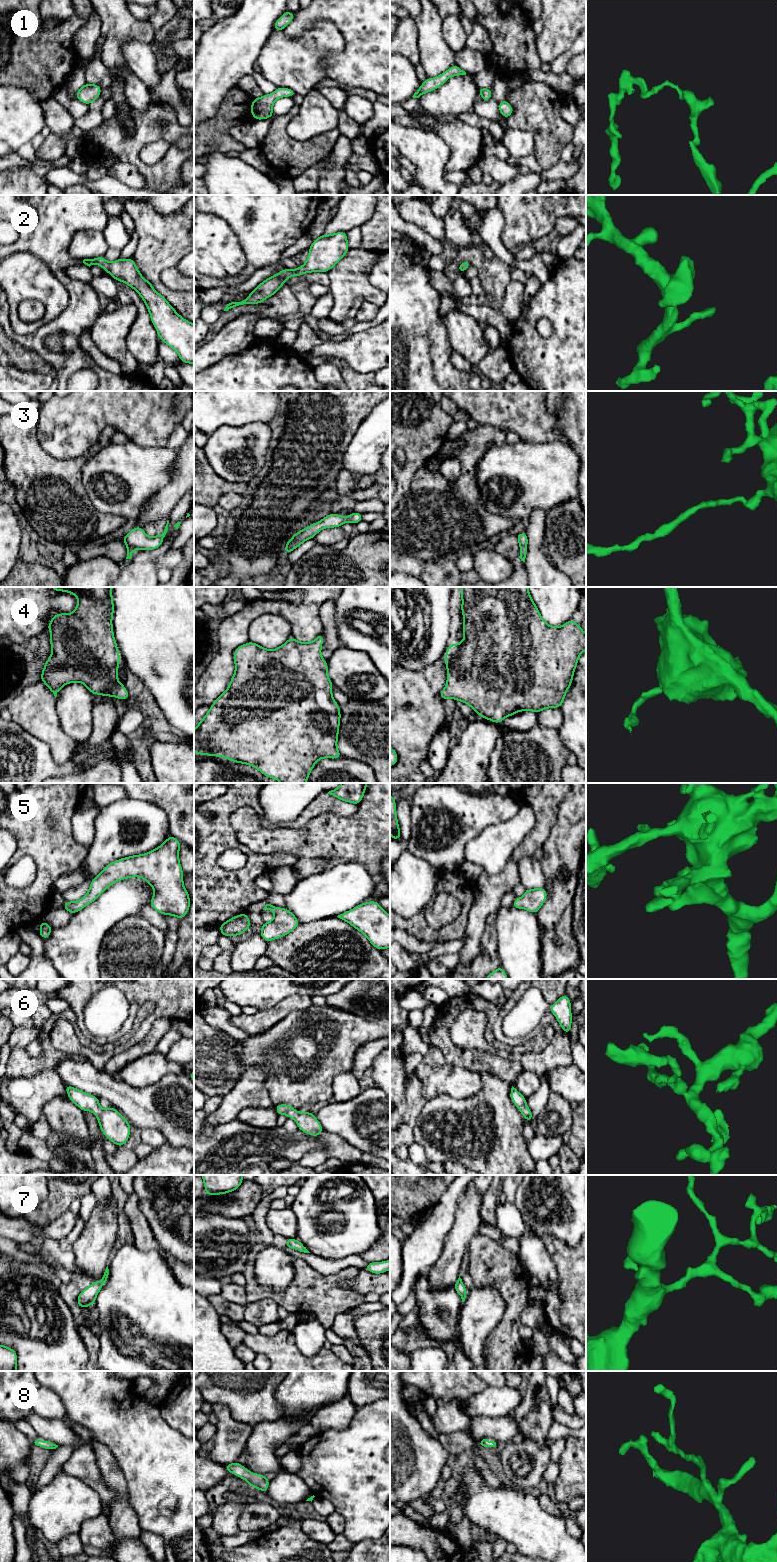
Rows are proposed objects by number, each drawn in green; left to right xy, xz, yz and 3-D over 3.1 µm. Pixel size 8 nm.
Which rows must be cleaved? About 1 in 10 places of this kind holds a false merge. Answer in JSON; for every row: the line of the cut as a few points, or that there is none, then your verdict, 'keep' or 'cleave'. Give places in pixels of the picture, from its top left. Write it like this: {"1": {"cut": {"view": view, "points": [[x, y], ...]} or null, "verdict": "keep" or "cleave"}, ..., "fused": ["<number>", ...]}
{"1": {"cut": null, "verdict": "keep"}, "2": {"cut": null, "verdict": "keep"}, "3": {"cut": null, "verdict": "keep"}, "4": {"cut": null, "verdict": "keep"}, "5": {"cut": null, "verdict": "keep"}, "6": {"cut": null, "verdict": "keep"}, "7": {"cut": null, "verdict": "keep"}, "8": {"cut": null, "verdict": "keep"}, "fused": []}

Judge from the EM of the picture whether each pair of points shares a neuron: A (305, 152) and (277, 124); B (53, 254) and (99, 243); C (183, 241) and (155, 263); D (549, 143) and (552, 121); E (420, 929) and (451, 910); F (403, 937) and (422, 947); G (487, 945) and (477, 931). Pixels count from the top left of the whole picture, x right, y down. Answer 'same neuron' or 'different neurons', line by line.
A: same neuron
B: different neurons
C: same neuron
D: same neuron
E: different neurons
F: same neuron
G: different neurons

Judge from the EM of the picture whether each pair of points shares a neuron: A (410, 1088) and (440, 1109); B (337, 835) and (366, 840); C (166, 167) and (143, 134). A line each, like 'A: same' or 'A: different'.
A: different
B: same
C: same

